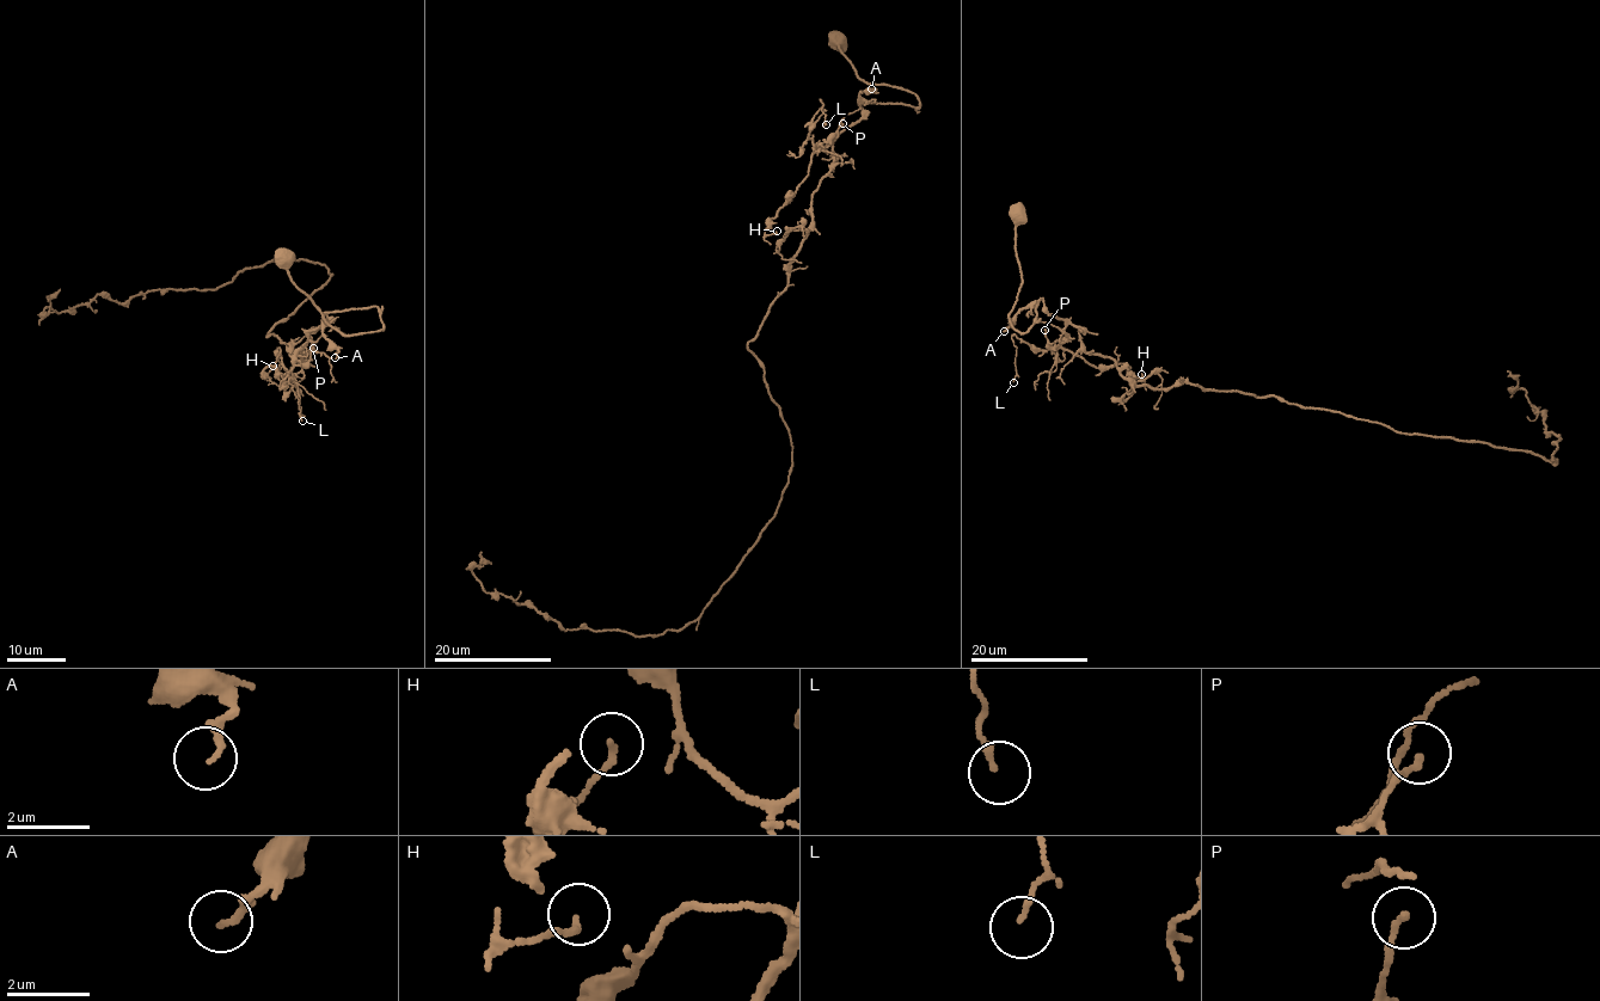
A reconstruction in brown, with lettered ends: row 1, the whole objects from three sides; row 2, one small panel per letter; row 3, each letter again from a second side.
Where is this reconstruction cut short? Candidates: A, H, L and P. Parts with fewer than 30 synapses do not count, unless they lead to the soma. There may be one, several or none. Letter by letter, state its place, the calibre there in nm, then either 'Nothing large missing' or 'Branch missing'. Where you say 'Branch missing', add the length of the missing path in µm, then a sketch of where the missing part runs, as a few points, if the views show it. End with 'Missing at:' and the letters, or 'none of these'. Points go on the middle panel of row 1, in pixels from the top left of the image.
A: Place: (871, 88). Thickness 150 nm. Nothing large missing
H: Place: (777, 231). Thickness 130 nm. Nothing large missing
L: Place: (826, 124). Thickness 120 nm. Nothing large missing
P: Place: (843, 123). Thickness 90 nm. Nothing large missing
Missing at: none of these

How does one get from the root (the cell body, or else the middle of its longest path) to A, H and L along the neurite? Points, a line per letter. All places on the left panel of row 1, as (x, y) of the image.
A: (283, 258), (290, 281), (342, 333), (380, 331), (380, 312), (324, 313), (335, 357)
H: (283, 258), (332, 327), (384, 326), (375, 306), (329, 311), (292, 370), (262, 376), (273, 366)
L: (283, 258), (332, 327), (384, 326), (373, 306), (329, 311), (310, 331), (283, 384), (302, 421)

